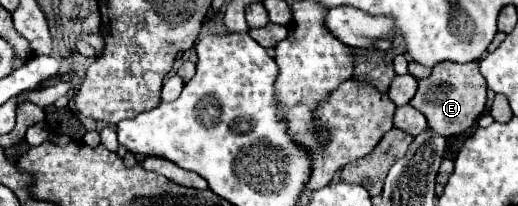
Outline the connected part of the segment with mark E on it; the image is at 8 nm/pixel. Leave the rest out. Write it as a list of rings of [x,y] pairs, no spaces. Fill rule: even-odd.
[[[440,62],[432,68],[432,74],[418,82],[418,92],[410,100],[410,106],[420,110],[428,126],[440,136],[456,136],[466,132],[486,108],[486,82],[480,74],[478,62]]]

